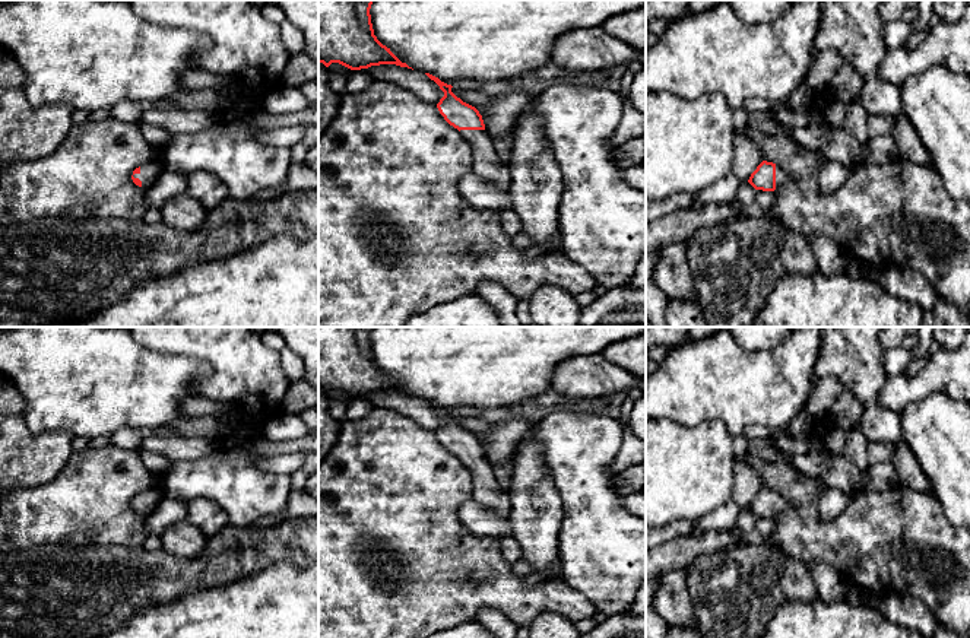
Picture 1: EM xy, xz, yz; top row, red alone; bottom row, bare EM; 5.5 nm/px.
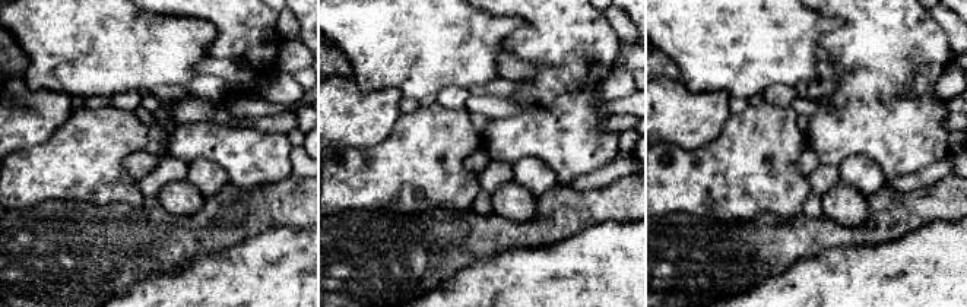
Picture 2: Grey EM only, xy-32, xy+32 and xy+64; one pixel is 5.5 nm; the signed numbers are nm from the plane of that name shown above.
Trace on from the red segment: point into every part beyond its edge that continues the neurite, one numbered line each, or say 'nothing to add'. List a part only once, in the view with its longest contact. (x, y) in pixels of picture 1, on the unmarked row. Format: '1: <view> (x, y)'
1: xy (149, 500)

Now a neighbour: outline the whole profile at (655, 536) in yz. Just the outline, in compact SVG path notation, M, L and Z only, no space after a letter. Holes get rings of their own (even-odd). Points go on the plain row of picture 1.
M676 520L663 527L646 526L646 550L657 547L678 537L685 537L691 531L692 531L692 523L687 520Z

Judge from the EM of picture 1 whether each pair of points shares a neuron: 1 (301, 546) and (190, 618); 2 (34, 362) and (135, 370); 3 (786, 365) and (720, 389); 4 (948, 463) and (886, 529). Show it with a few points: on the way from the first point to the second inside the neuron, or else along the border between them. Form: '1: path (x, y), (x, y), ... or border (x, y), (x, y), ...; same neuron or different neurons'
1: border (303, 565), (276, 562), (240, 578); different neurons
2: path (59, 362), (73, 362), (81, 370), (110, 370); same neuron
3: path (770, 378), (761, 387), (736, 387); same neuron
4: border (934, 492), (950, 523); different neurons

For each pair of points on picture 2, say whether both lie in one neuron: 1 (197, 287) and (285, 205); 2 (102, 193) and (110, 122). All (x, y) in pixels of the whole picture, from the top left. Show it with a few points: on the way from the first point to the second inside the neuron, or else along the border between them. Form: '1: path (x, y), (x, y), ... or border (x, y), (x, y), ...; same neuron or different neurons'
1: border (282, 225), (263, 230), (218, 252); different neurons
2: path (102, 176), (102, 139); same neuron

